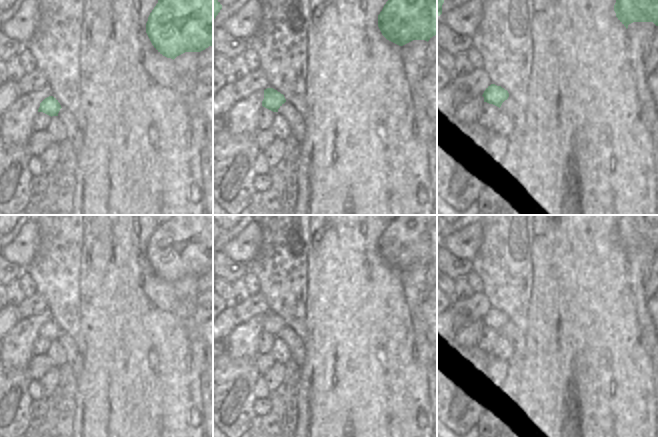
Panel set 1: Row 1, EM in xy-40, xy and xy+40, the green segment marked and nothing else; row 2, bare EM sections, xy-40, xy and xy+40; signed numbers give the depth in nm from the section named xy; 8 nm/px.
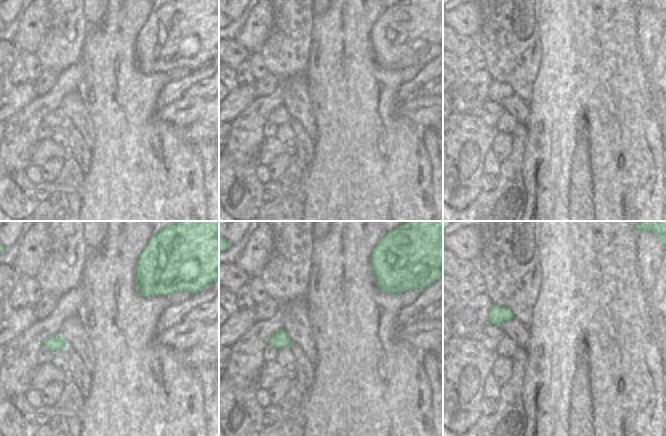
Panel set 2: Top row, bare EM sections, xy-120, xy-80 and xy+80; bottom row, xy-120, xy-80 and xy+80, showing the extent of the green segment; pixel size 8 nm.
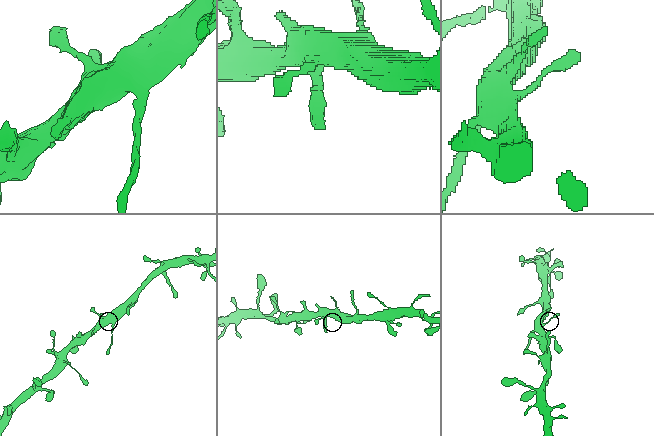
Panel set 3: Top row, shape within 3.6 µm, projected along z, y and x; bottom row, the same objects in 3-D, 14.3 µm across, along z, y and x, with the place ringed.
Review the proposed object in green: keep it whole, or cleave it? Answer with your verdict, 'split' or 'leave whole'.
leave whole

